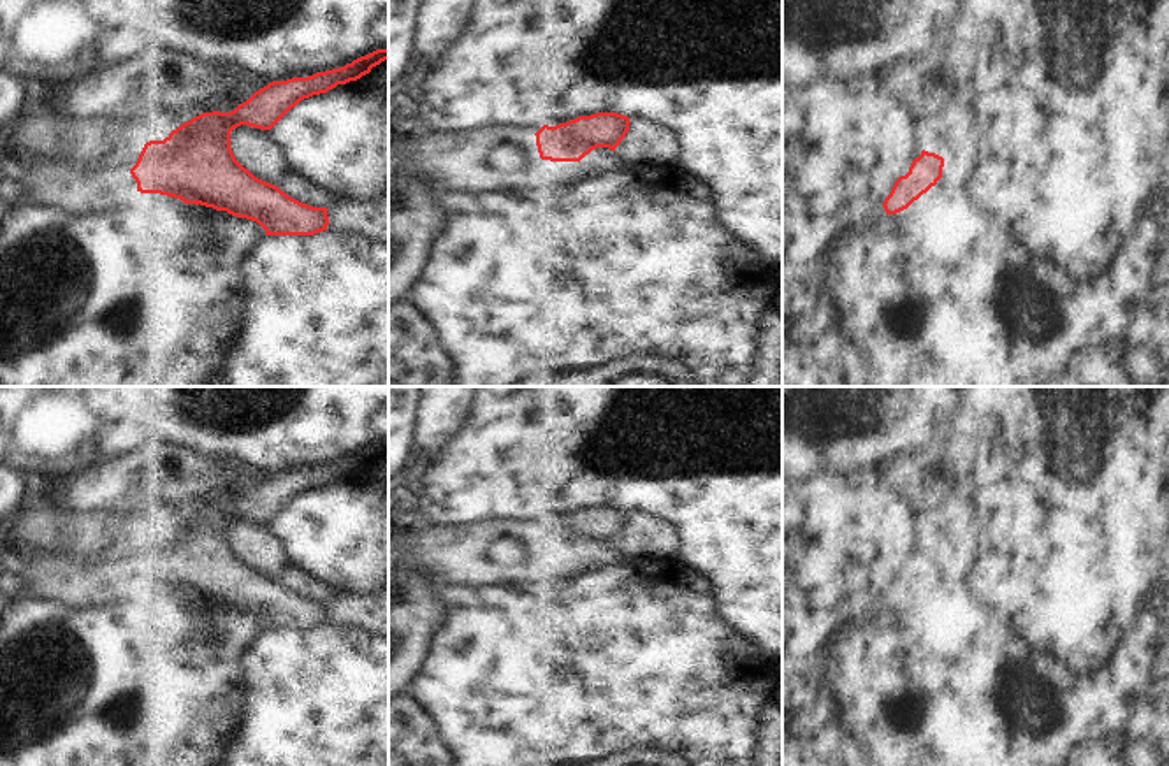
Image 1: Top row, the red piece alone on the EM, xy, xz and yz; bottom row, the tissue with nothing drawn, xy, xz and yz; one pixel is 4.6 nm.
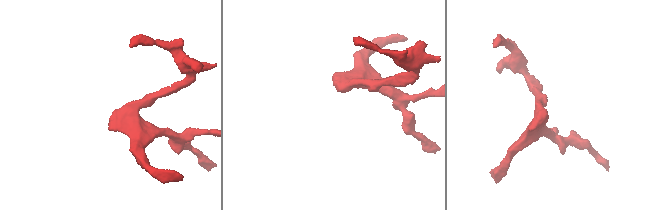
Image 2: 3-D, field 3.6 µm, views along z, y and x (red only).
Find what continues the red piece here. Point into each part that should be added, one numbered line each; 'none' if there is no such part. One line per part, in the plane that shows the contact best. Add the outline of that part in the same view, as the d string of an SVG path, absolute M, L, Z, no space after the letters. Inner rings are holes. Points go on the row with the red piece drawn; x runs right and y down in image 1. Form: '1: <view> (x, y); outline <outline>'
1: xy (78, 190); outline M47 158L23 162L26 204L53 206L70 214L109 211L137 193L130 169L88 169Z

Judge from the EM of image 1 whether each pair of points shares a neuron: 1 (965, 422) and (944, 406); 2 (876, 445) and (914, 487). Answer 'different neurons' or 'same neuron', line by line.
1: different neurons
2: different neurons

